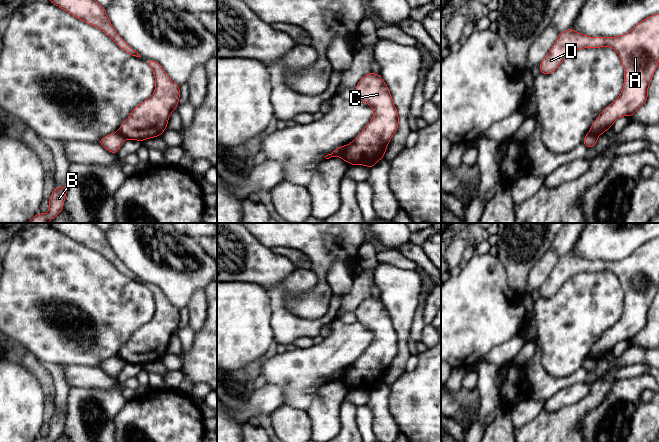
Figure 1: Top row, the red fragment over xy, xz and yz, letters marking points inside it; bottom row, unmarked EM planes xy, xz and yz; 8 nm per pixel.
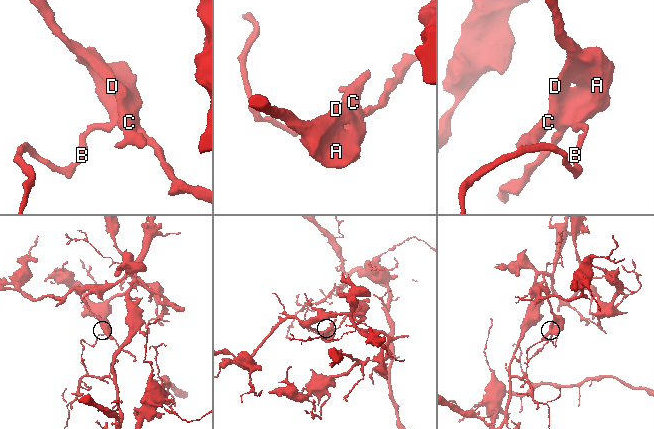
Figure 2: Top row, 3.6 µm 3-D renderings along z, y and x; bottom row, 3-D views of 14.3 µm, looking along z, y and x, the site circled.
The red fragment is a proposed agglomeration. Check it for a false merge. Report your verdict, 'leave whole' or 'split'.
split

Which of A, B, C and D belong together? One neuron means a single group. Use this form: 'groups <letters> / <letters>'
groups A C D / B

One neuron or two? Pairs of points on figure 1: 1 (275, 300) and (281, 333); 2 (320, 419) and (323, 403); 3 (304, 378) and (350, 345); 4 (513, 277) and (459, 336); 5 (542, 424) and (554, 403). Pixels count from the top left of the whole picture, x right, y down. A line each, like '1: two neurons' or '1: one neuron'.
1: one neuron
2: one neuron
3: one neuron
4: two neurons
5: two neurons

